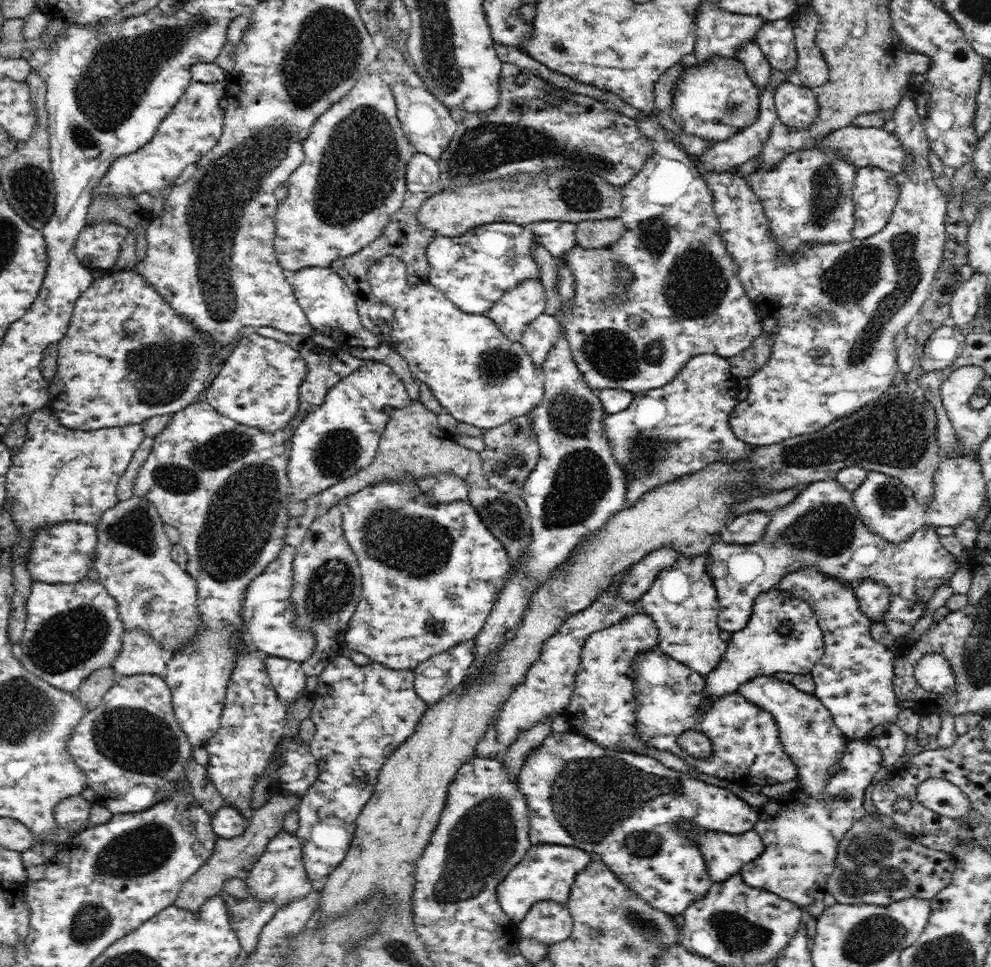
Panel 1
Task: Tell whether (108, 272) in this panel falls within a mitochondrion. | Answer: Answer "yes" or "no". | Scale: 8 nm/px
no

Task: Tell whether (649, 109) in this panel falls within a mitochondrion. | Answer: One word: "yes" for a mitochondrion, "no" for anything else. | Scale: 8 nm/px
no

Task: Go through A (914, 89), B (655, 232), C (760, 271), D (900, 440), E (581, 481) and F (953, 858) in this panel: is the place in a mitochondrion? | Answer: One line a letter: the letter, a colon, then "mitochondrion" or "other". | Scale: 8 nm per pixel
A: other
B: mitochondrion
C: other
D: mitochondrion
E: mitochondrion
F: other

